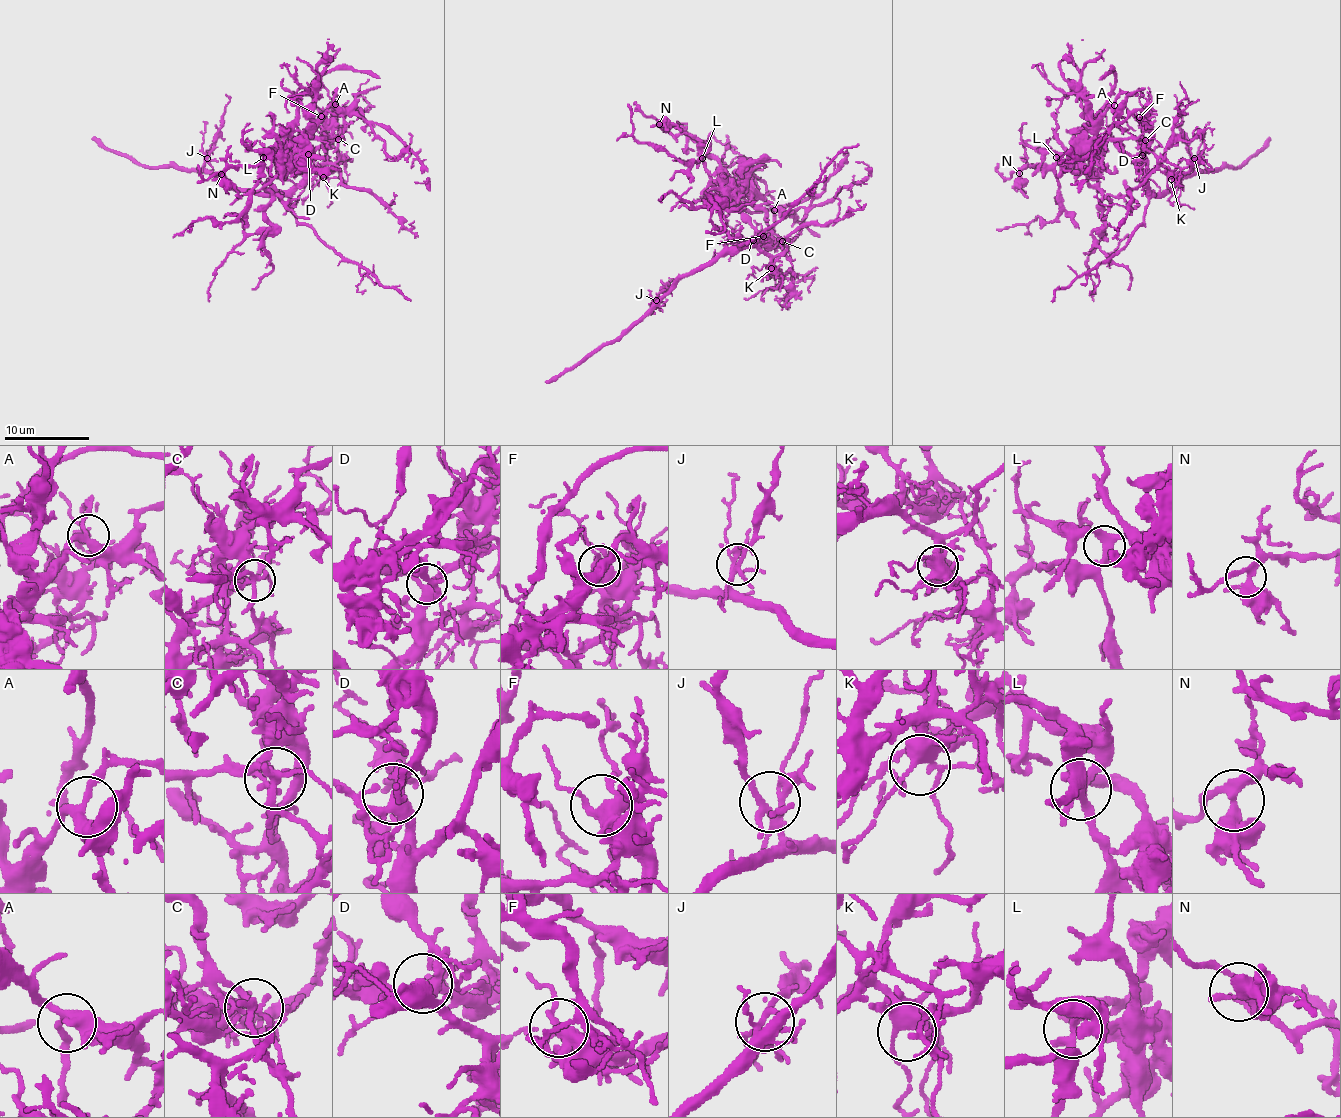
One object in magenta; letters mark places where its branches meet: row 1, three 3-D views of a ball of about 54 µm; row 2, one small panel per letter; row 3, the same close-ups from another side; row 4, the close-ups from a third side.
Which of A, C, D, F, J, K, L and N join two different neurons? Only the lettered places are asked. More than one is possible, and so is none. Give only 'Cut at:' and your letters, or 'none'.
Cut at: C

